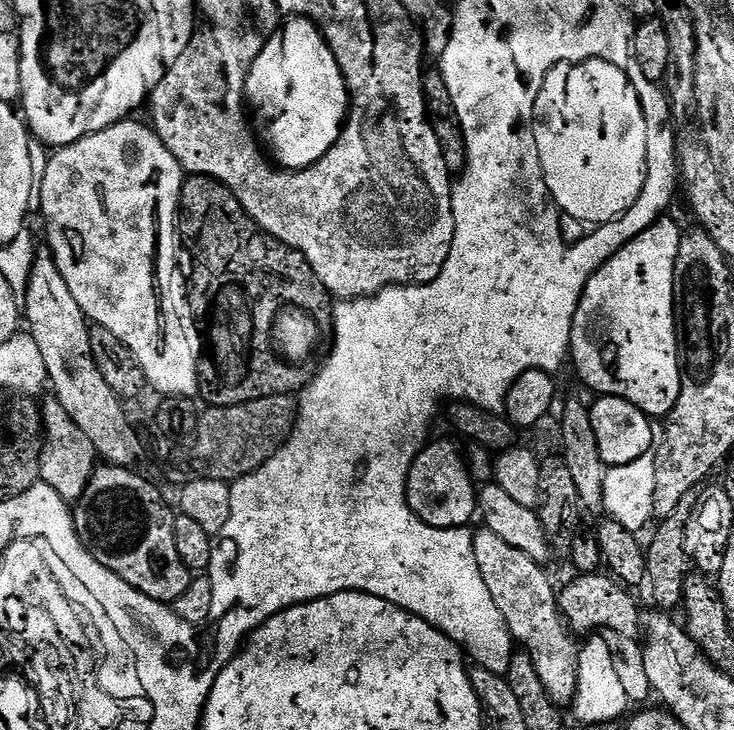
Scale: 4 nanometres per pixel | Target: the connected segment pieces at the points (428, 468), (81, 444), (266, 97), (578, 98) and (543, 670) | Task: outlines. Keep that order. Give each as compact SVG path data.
M452 440L425 443L410 466L406 482L410 510L431 528L463 528L478 516L478 488L468 473L465 453Z
M55 398L43 401L44 418L44 457L40 460L40 478L48 484L66 502L75 502L82 498L90 478L98 467L98 457L94 450L94 442L78 430L74 418L66 412L66 406Z
M302 16L285 20L254 58L244 95L255 131L271 159L281 168L295 170L310 167L334 146L348 119L350 97L336 55L320 29Z
M581 60L559 64L556 68L552 68L550 74L546 74L546 82L542 82L542 90L538 94L534 138L538 142L538 158L542 158L542 174L546 178L548 192L552 195L552 201L556 203L556 207L567 219L569 216L572 220L592 224L588 226L609 224L611 220L617 220L623 212L629 212L642 194L642 186L646 178L646 118L634 86L629 82L628 75L618 66L605 60Z
M482 528L474 534L474 556L486 590L494 598L494 606L502 610L502 618L510 630L513 641L538 666L538 676L546 694L557 706L571 705L578 690L580 648L568 633L565 617L560 614L558 592L545 571L547 569L517 550L493 531Z

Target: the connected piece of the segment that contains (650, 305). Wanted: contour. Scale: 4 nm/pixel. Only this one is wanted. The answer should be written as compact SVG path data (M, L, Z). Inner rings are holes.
M661 218L655 220L646 230L642 230L642 234L638 234L638 238L634 238L630 242L626 242L626 246L622 246L622 250L618 250L618 254L614 254L603 266L592 274L592 277L586 282L582 298L578 302L578 310L574 314L574 322L572 323L572 346L570 349L571 363L576 363L576 372L580 375L580 380L588 388L593 388L596 394L600 396L617 396L626 402L630 402L634 406L638 406L638 410L642 410L650 418L667 417L669 412L674 410L674 406L678 402L678 394L680 393L680 355L678 354L678 346L676 345L676 295L674 294L674 266L678 258L678 246L682 235L682 228L679 228L674 221L669 218Z

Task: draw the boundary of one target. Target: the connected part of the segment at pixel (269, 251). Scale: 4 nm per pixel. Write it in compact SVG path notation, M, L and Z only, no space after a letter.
M189 175L185 179L182 190L180 191L180 206L178 209L178 236L188 247L192 254L192 293L189 294L188 300L192 303L192 316L196 319L196 324L200 327L200 336L204 339L204 348L199 349L198 355L199 374L198 382L200 383L199 395L204 396L204 404L221 408L222 406L234 406L242 402L254 402L258 398L270 398L271 396L292 396L299 394L308 387L308 383L312 381L313 369L301 366L299 363L291 363L284 359L273 345L273 328L275 326L276 316L279 315L284 308L301 308L316 320L317 326L321 330L331 329L334 324L334 298L326 290L326 286L322 286L322 282L318 282L318 274L314 274L314 266L310 266L310 262L306 262L306 258L298 250L294 250L290 246L286 246L282 242L278 242L278 238L274 238L269 232L264 232L253 222L246 214L246 210L242 210L242 206L238 202L238 198L234 198L234 194L222 182L218 182L209 176L193 176Z

